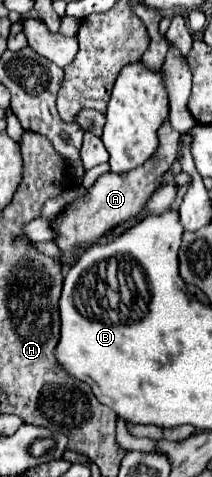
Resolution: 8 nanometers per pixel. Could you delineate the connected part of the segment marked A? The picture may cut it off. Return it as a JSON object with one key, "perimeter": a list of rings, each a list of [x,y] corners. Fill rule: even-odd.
{"perimeter":[[[164,122],[158,130],[158,148],[152,154],[152,158],[148,158],[144,164],[140,164],[138,168],[134,168],[126,174],[112,174],[112,172],[102,174],[94,182],[94,186],[86,192],[86,196],[82,200],[78,200],[78,208],[74,208],[74,212],[66,212],[66,216],[58,216],[54,220],[54,228],[58,228],[56,242],[64,250],[62,262],[74,264],[76,262],[74,246],[78,246],[82,242],[92,244],[100,236],[104,236],[108,232],[108,228],[114,228],[120,222],[124,222],[132,216],[138,216],[142,212],[150,194],[160,186],[162,174],[172,166],[172,162],[176,158],[176,150],[178,150],[178,140],[180,140],[180,134],[176,130],[172,130],[170,122]]]}

